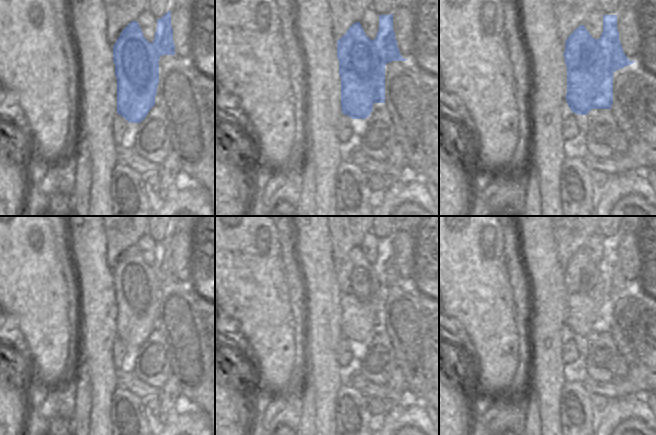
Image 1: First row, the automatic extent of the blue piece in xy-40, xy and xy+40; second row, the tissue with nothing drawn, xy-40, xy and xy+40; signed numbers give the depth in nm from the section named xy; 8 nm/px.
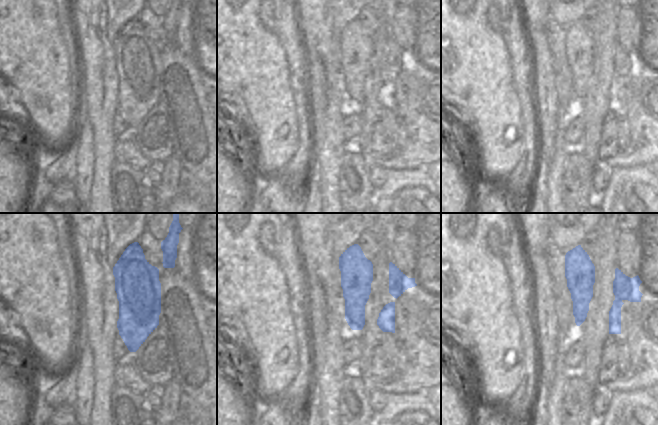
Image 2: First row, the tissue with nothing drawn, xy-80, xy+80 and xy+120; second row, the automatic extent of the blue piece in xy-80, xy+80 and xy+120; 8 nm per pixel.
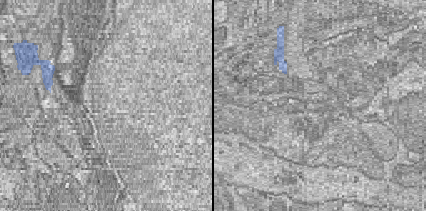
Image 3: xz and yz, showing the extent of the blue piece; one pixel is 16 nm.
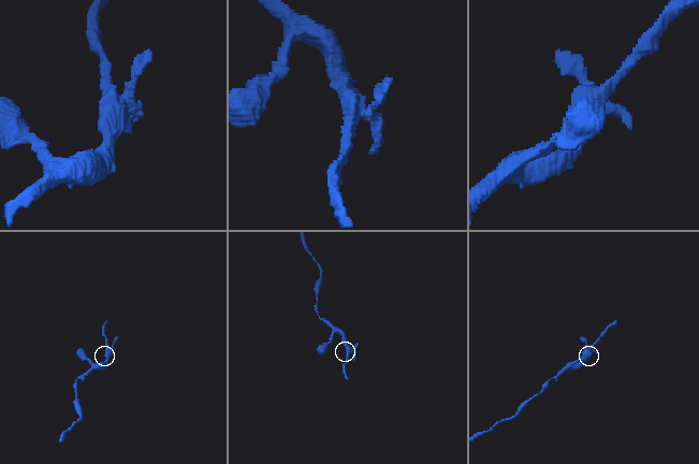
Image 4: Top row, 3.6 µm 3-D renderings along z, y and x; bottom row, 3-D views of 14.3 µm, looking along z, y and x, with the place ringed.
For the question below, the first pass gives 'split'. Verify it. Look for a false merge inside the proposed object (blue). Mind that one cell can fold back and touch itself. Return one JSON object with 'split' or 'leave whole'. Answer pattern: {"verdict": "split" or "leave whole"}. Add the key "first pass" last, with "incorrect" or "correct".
{"verdict": "split", "first pass": "correct"}

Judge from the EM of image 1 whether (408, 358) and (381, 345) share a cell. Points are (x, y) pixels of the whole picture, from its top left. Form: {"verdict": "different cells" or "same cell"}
{"verdict": "different cells"}

